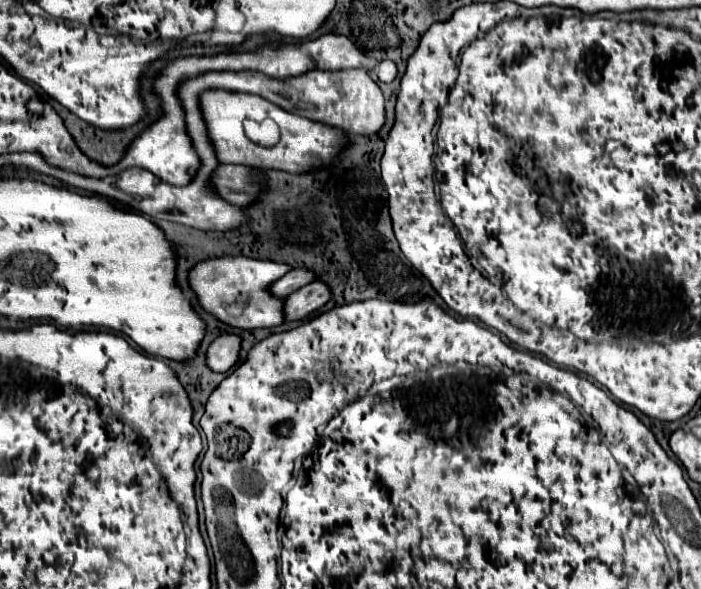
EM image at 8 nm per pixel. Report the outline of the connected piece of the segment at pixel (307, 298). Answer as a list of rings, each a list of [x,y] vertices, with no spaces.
[[[320,281],[308,283],[300,287],[296,293],[290,293],[284,299],[282,311],[284,311],[284,321],[298,321],[310,315],[312,311],[320,309],[330,301],[330,289],[328,285],[322,285]]]

